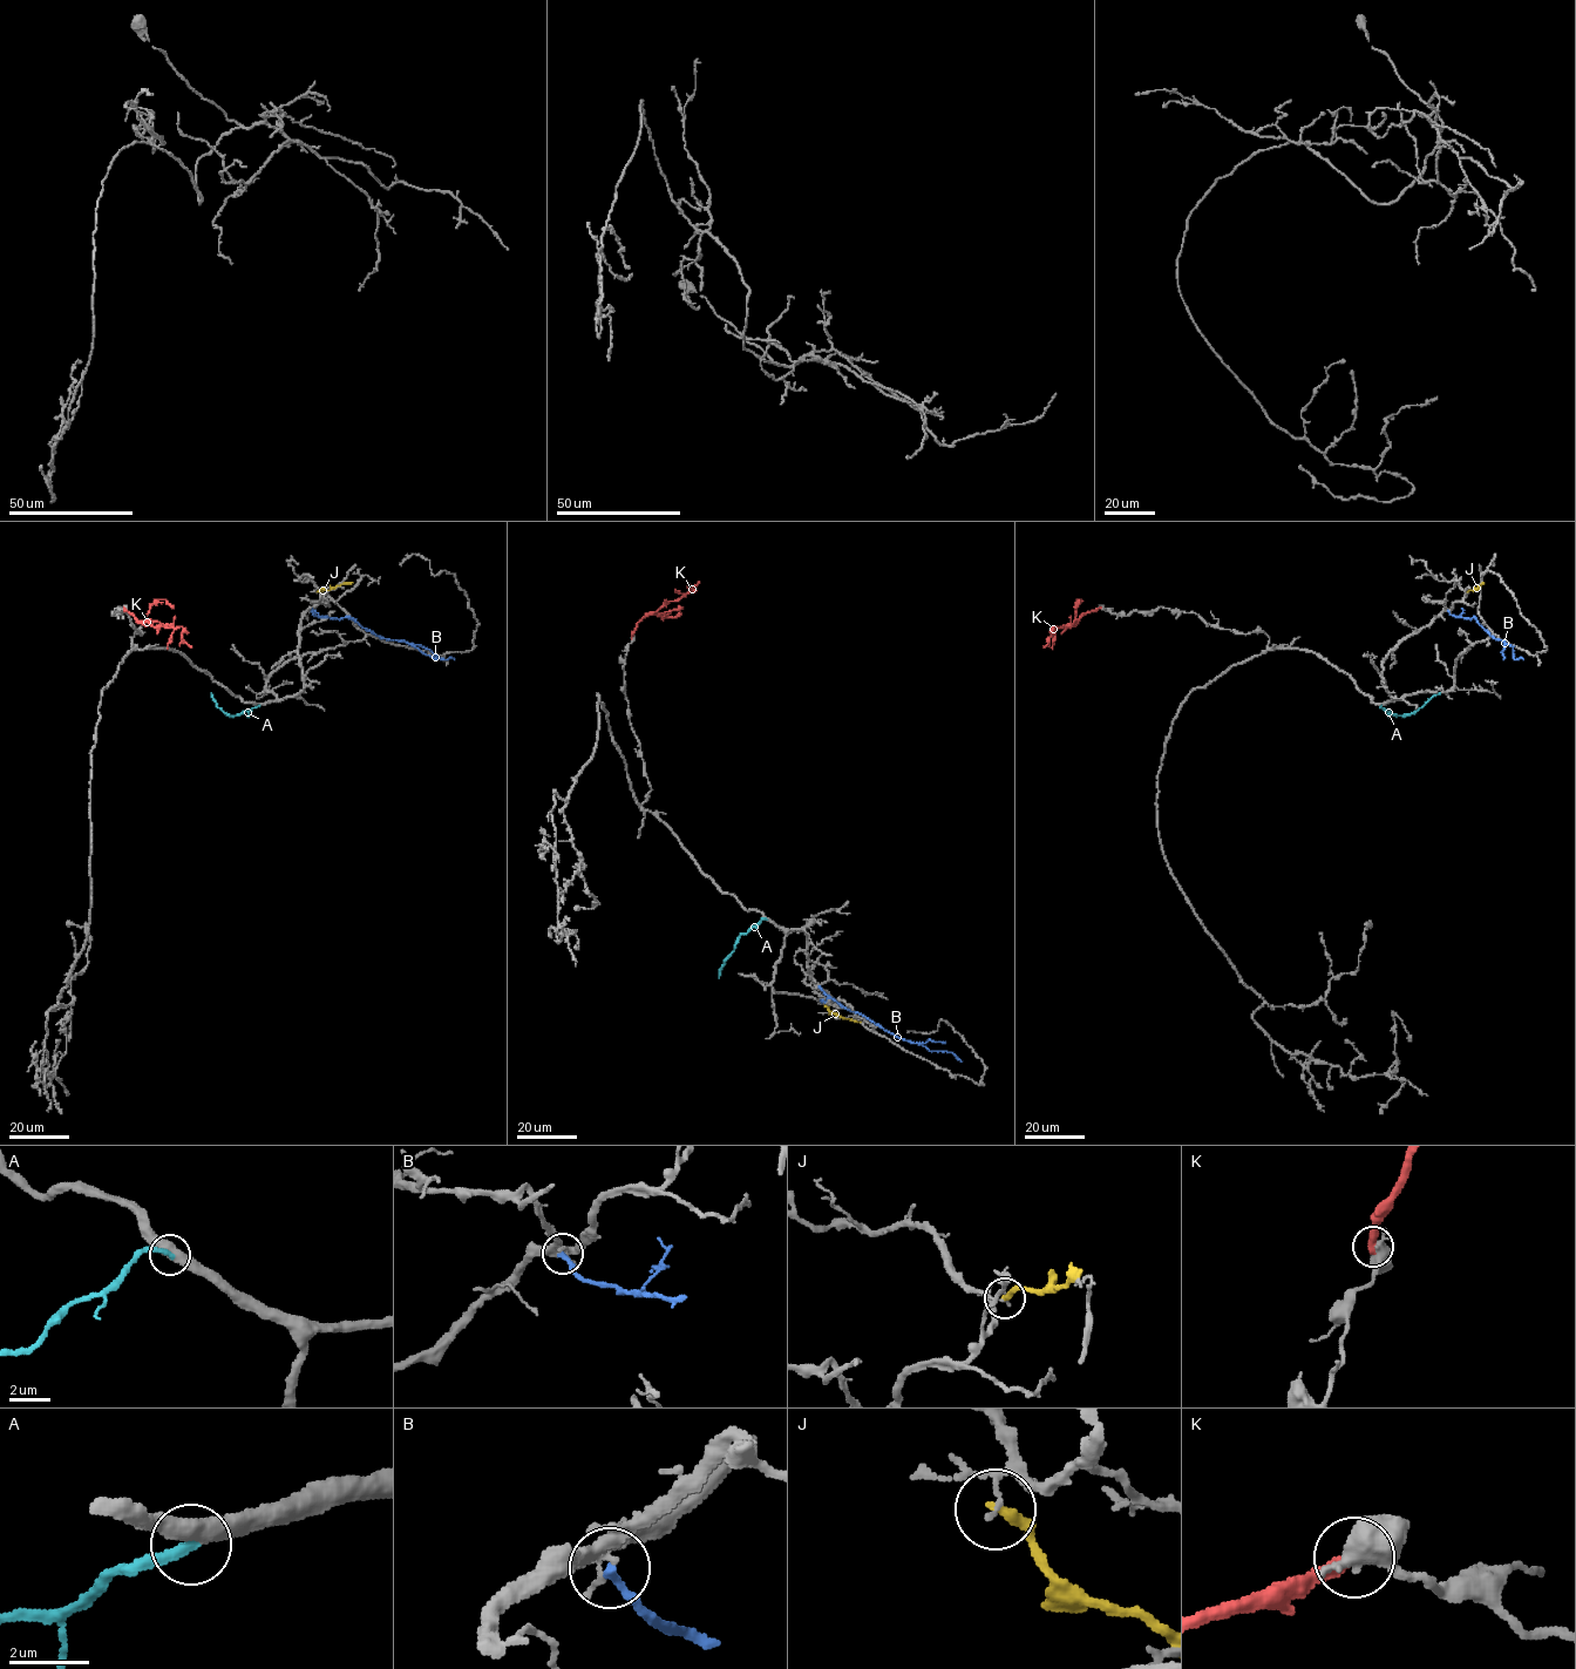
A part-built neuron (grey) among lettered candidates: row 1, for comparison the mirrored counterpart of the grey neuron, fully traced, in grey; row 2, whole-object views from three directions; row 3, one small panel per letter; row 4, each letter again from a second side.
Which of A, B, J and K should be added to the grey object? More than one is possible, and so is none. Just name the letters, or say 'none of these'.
A

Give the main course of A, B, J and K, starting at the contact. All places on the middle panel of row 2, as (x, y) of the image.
A: (767, 918), (741, 934), (719, 977)
B: (819, 986), (844, 1008), (862, 1013), (899, 1038), (922, 1044), (930, 1051), (953, 1053), (962, 1062)
J: (826, 1006), (844, 1018), (860, 1022)
K: (632, 637), (644, 616), (668, 602), (678, 601), (699, 582)

